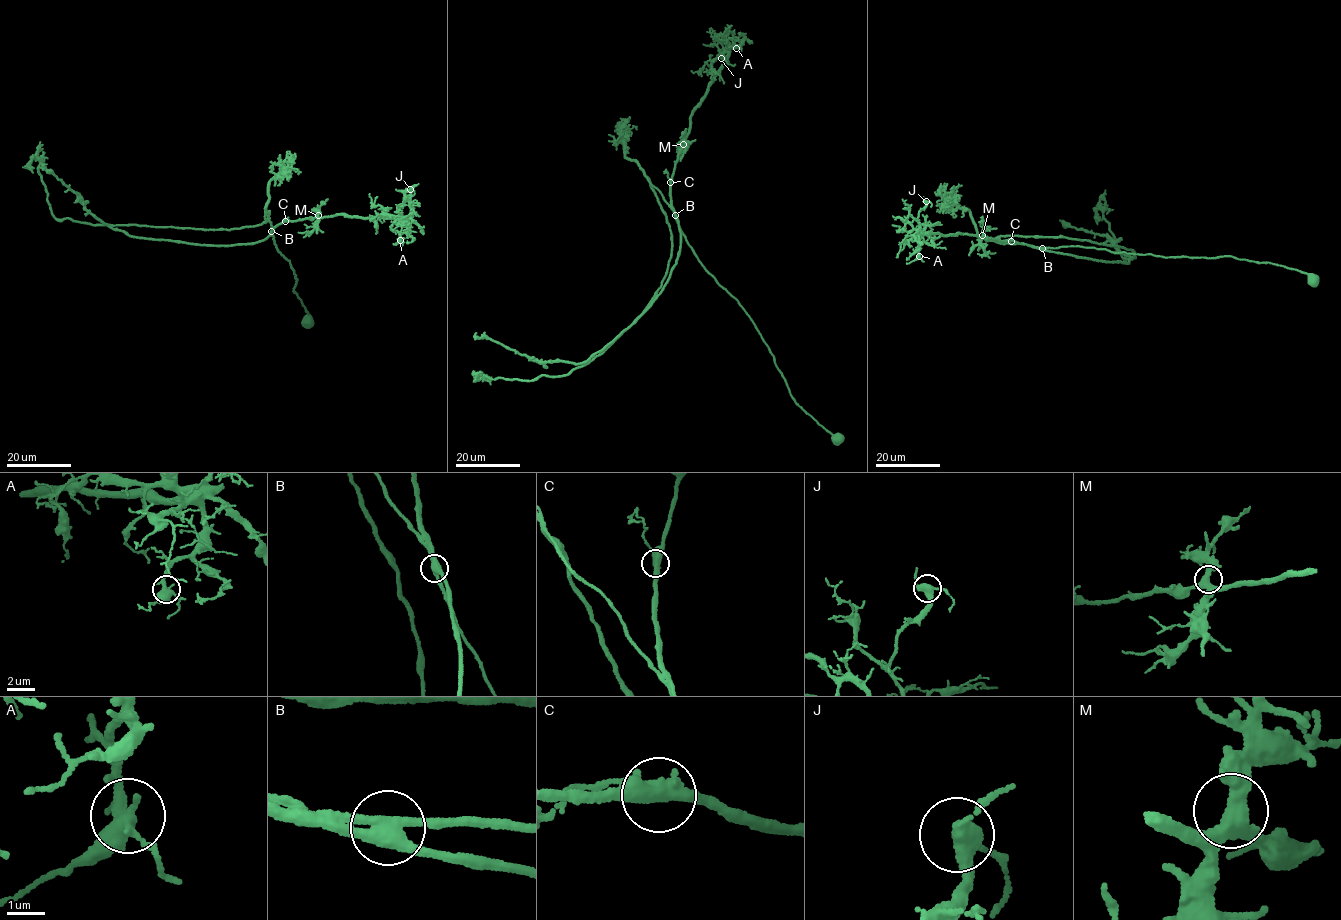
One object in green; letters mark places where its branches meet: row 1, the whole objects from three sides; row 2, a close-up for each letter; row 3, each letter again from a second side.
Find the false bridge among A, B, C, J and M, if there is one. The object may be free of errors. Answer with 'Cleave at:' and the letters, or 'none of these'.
Cleave at: B

